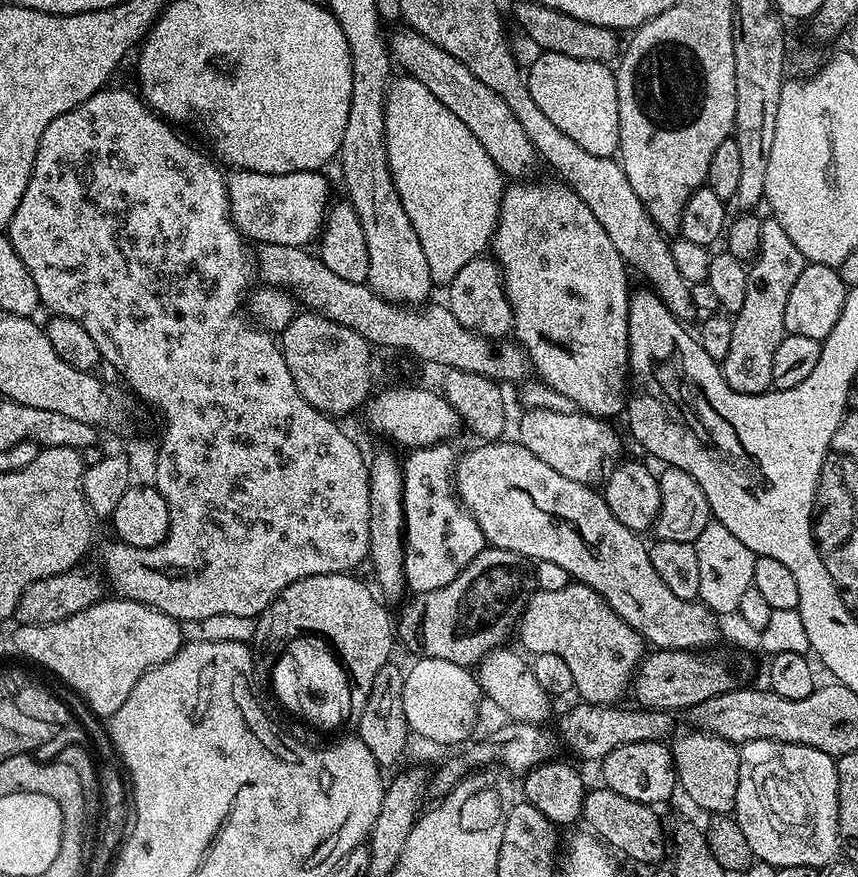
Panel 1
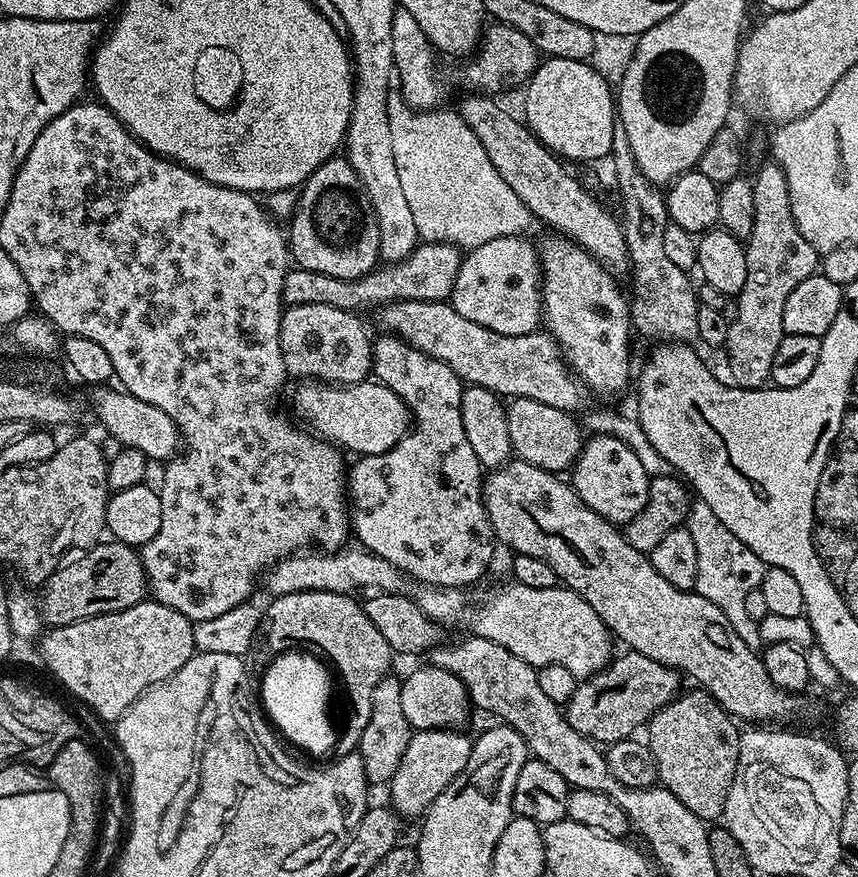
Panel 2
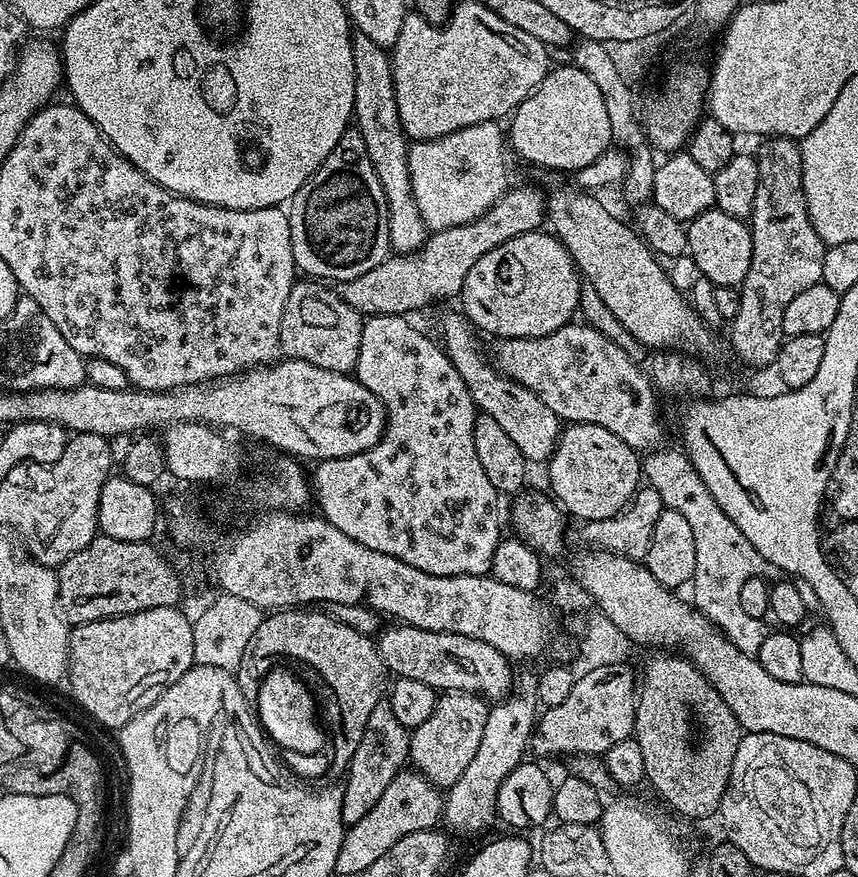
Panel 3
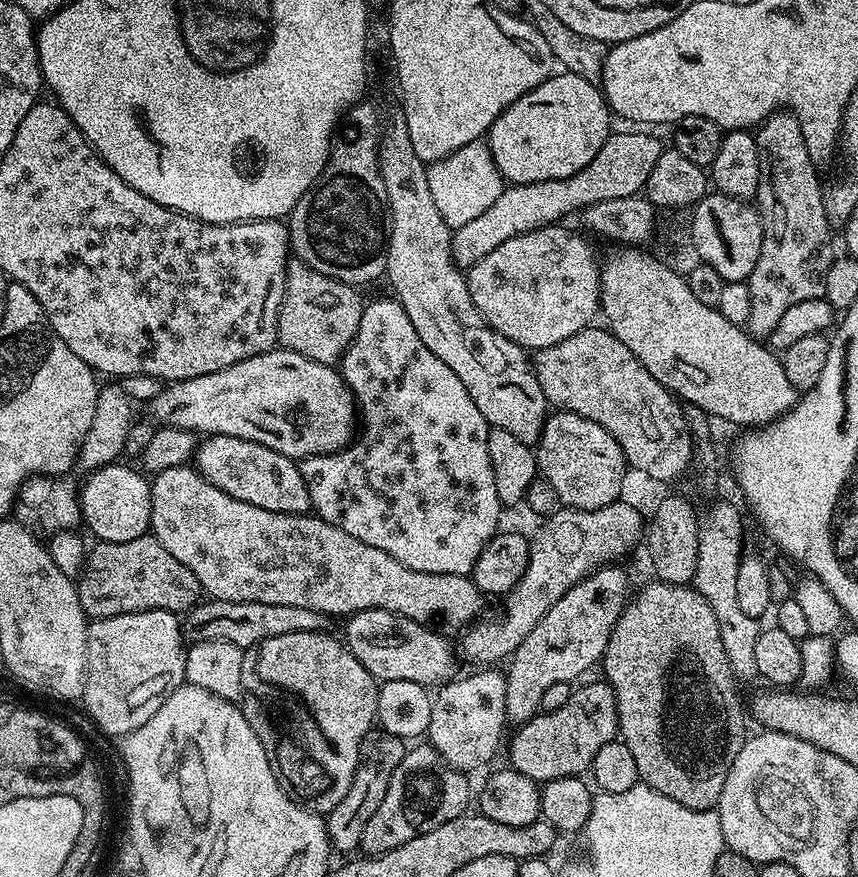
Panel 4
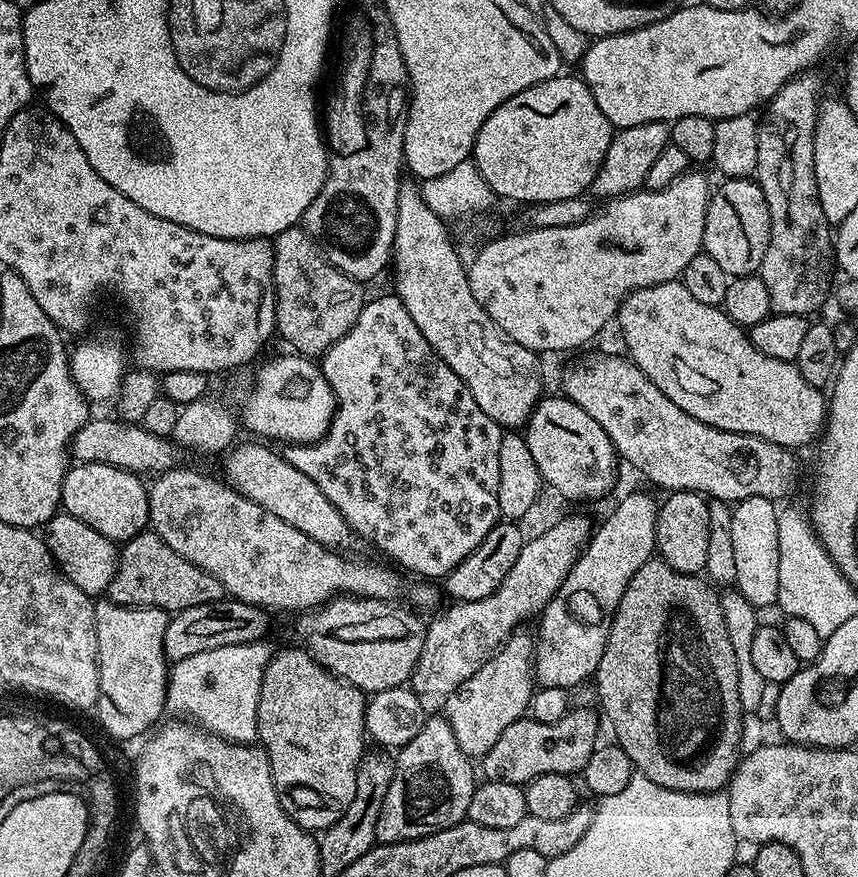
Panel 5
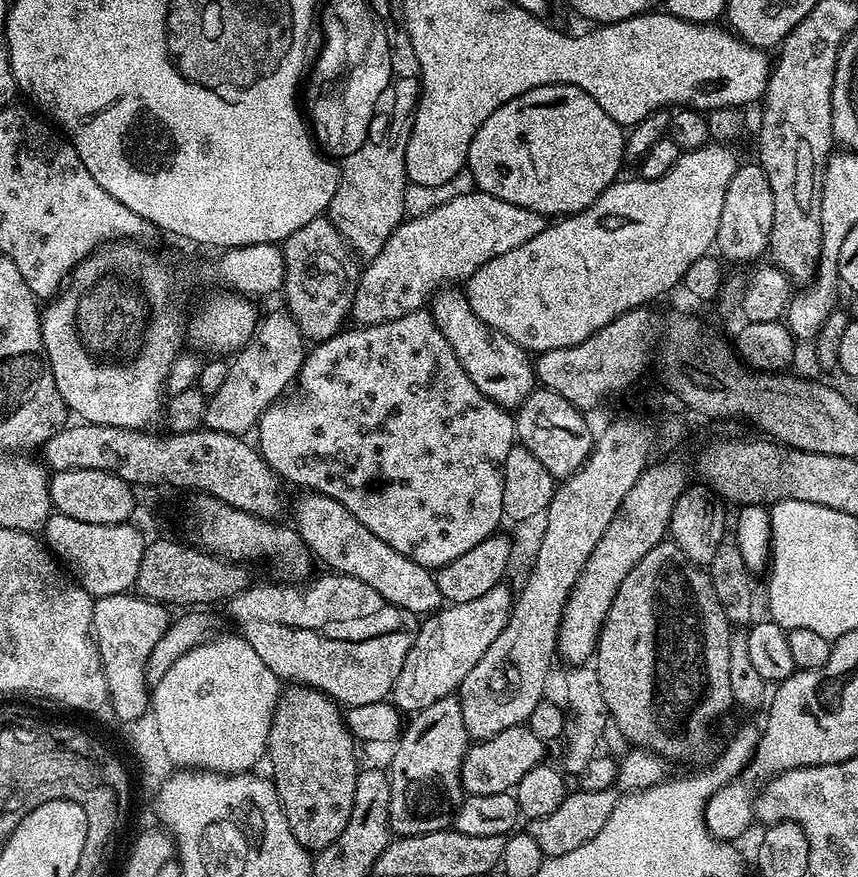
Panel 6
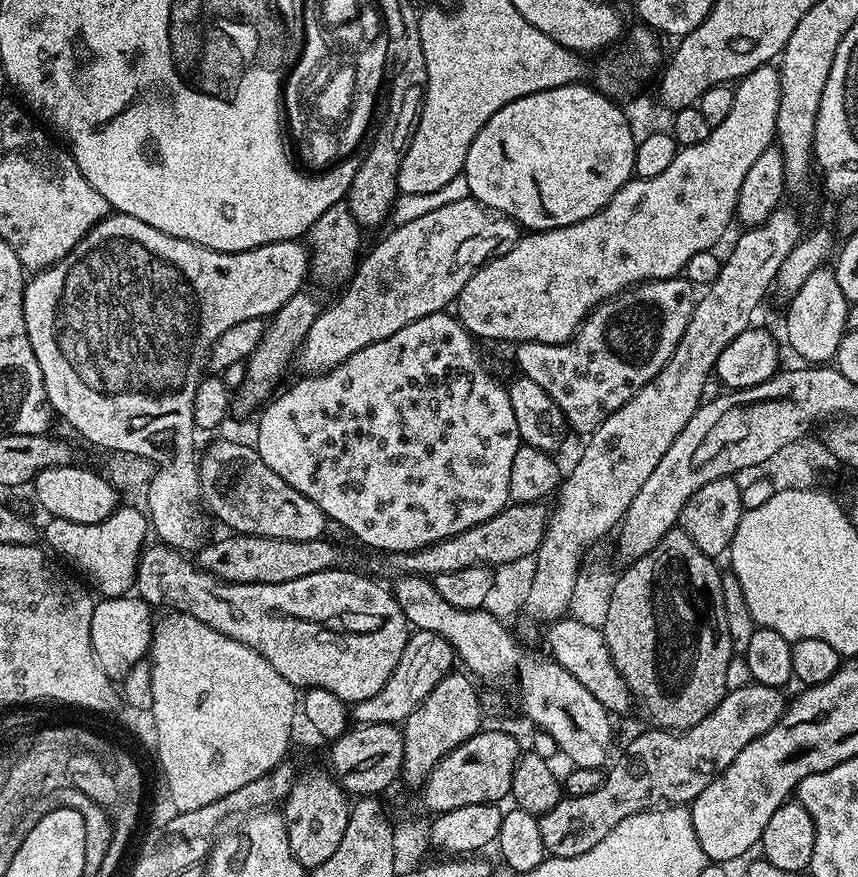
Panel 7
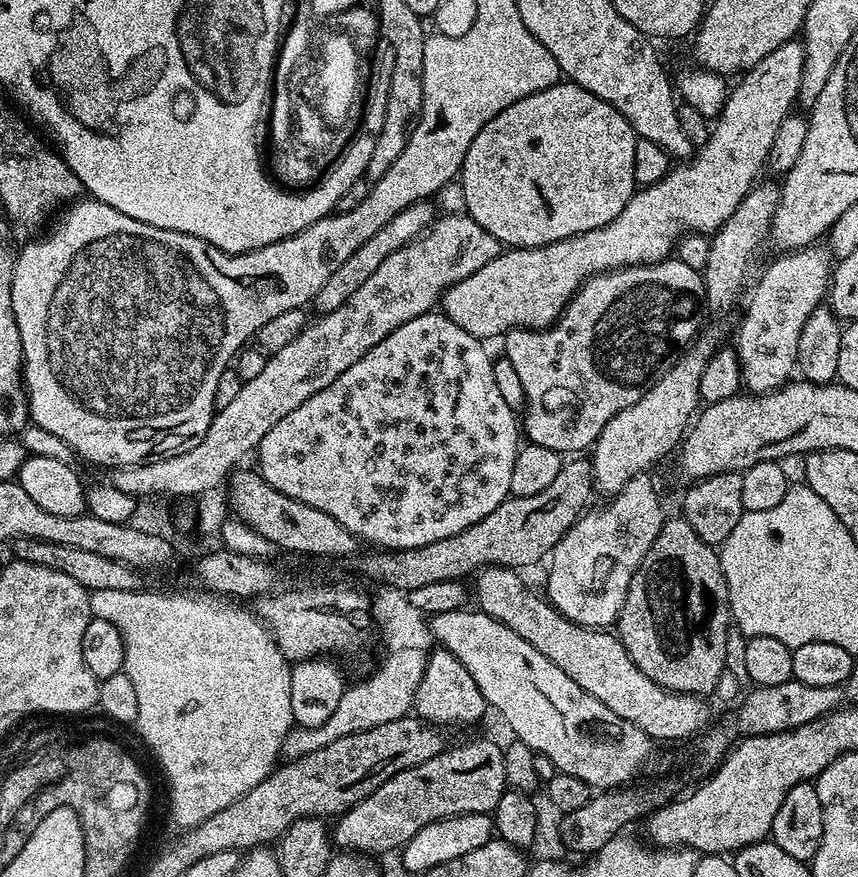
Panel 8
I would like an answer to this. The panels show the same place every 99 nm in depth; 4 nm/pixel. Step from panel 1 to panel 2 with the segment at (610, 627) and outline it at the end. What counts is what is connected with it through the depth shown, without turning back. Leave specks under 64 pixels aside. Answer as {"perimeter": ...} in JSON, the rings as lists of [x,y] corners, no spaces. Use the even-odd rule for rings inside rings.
{"perimeter":[[[508,582],[505,588],[472,604],[467,596],[469,593],[462,588],[439,588],[421,583],[415,587],[410,592],[412,601],[428,619],[441,626],[450,624],[456,628],[469,628],[467,631],[471,635],[506,646],[510,654],[522,658],[522,662],[535,669],[561,664],[577,678],[587,678],[600,672],[613,659],[612,633],[602,618],[594,614],[594,606],[569,588],[557,586],[550,590],[533,590],[530,586]]]}

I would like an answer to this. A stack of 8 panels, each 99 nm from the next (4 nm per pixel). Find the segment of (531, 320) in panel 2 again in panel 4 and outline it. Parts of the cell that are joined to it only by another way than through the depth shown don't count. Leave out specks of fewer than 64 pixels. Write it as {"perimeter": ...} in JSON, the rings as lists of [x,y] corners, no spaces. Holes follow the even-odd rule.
{"perimeter":[[[565,226],[539,228],[530,234],[518,234],[510,242],[502,242],[482,262],[467,269],[466,279],[470,298],[482,314],[482,318],[498,334],[513,340],[519,348],[535,350],[554,346],[593,323],[600,307],[601,261],[596,261],[596,252],[576,232]]]}

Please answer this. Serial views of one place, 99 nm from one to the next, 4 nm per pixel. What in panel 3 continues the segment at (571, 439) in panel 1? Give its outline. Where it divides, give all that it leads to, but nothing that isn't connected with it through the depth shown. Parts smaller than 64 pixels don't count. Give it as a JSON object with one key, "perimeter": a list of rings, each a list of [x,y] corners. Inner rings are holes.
{"perimeter":[[[448,312],[441,318],[439,339],[444,353],[450,358],[450,362],[454,362],[454,370],[462,374],[462,382],[466,382],[472,401],[483,415],[494,418],[494,422],[502,426],[503,432],[514,441],[514,446],[522,450],[525,460],[548,462],[559,441],[562,422],[554,414],[554,410],[550,410],[550,406],[546,406],[546,402],[538,398],[538,394],[526,390],[526,386],[514,382],[509,376],[503,376],[500,369],[491,363],[484,364],[480,344],[476,341],[477,333],[468,323],[467,316],[456,312]]]}

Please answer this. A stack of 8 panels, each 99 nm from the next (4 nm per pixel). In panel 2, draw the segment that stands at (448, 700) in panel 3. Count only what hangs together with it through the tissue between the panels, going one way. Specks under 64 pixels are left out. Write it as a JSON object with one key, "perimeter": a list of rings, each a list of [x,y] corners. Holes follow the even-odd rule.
{"perimeter":[[[431,728],[413,731],[410,746],[406,746],[406,754],[402,754],[402,762],[398,762],[398,770],[394,770],[394,778],[390,781],[392,811],[401,818],[423,817],[434,798],[438,798],[438,794],[458,778],[458,774],[462,774],[470,758],[472,742],[473,737],[467,736],[464,730]]]}

